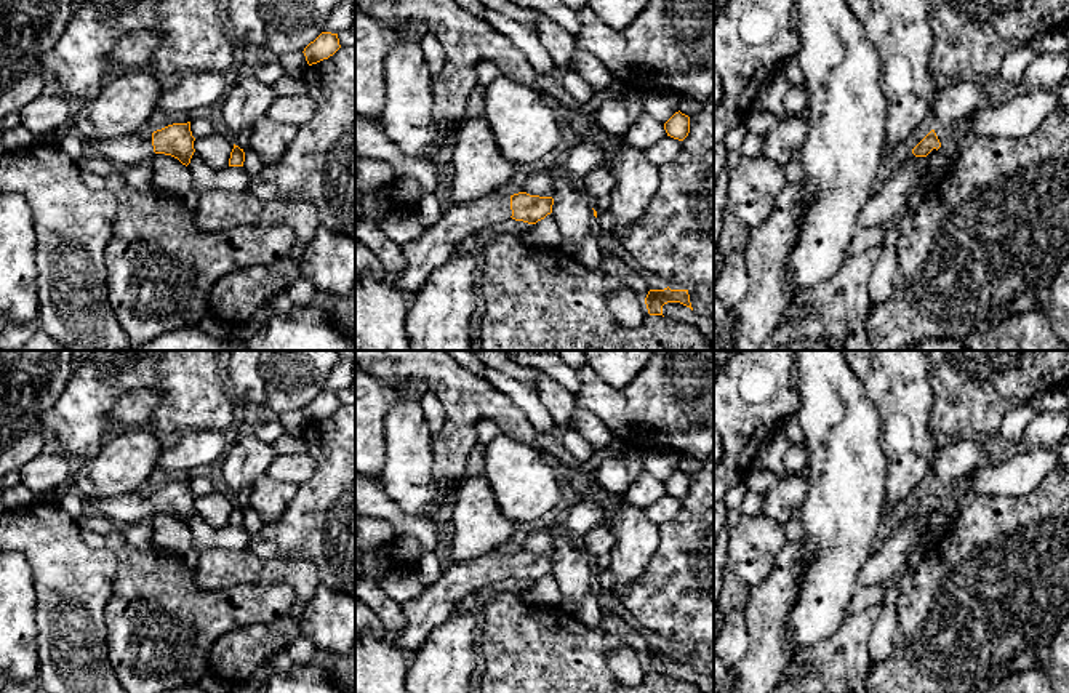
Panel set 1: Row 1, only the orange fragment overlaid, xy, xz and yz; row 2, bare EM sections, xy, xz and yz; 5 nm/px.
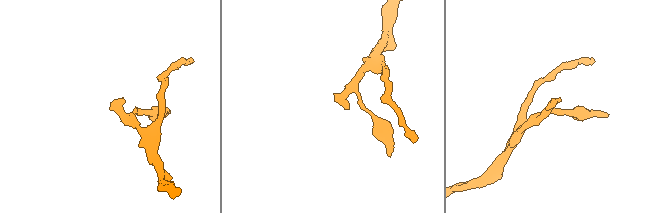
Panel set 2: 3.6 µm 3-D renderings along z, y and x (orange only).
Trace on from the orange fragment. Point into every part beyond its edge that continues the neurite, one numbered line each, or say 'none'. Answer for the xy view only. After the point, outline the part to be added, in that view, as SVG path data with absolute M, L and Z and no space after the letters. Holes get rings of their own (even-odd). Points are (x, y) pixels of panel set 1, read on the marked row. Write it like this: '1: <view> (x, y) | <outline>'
1: xy (132, 149) | M150 128L104 141L85 141L85 144L88 150L109 158L114 166L149 163L155 154Z

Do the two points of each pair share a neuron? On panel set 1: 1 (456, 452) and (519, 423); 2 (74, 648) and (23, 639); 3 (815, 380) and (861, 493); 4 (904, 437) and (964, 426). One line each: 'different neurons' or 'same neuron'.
1: same neuron
2: different neurons
3: same neuron
4: different neurons

